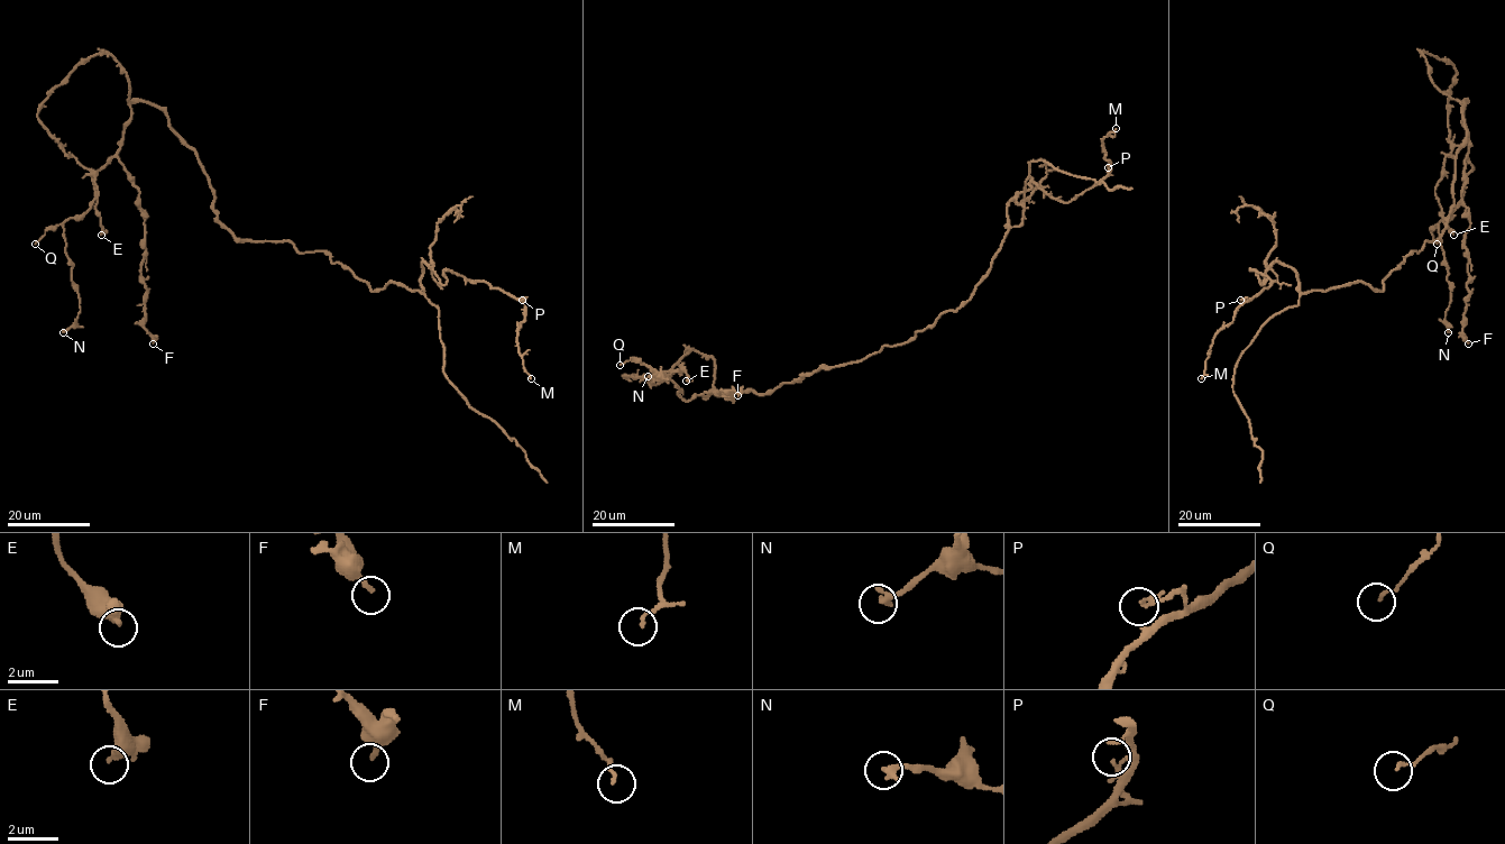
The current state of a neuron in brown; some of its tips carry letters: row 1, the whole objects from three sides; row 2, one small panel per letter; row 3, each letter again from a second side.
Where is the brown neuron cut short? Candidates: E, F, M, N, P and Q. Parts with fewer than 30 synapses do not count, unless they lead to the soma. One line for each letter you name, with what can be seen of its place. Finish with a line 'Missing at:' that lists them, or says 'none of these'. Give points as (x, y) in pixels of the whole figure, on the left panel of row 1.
Missing at: none of these

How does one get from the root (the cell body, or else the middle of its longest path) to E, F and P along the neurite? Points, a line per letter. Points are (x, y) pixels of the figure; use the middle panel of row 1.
E: (840, 366), (767, 393), (716, 393), (715, 361), (695, 350), (657, 384), (623, 375), (682, 363), (686, 381)
F: (840, 366), (767, 393), (703, 394), (737, 395)
P: (840, 366), (907, 342), (960, 309), (1001, 246), (1008, 203), (1030, 182), (1071, 202), (1106, 179), (1108, 167)

